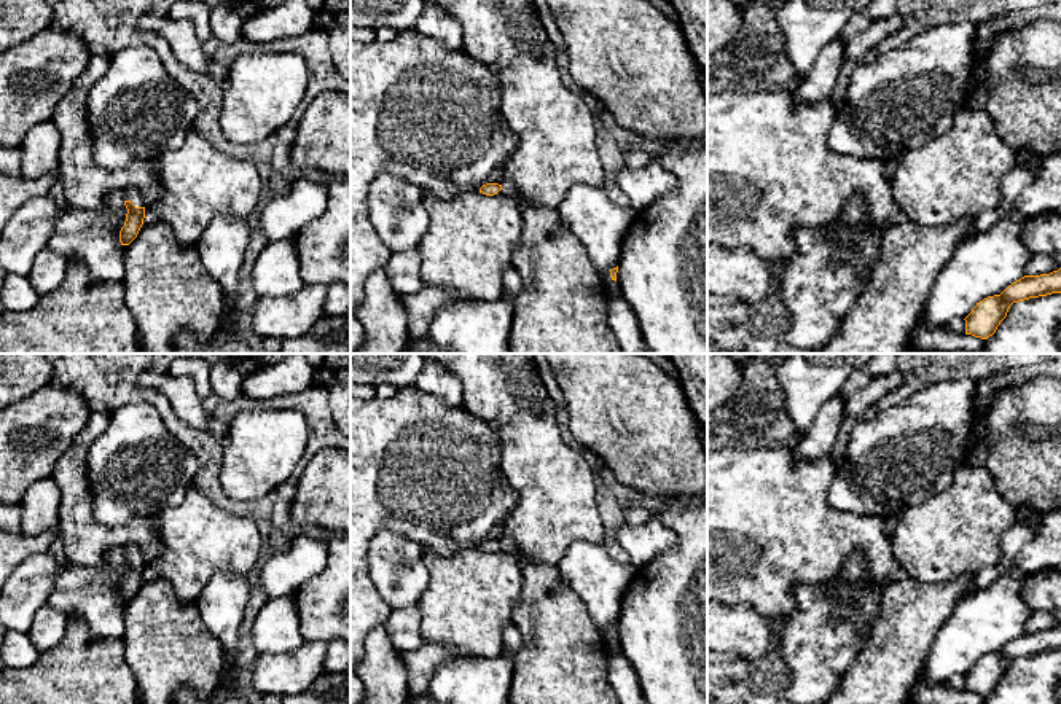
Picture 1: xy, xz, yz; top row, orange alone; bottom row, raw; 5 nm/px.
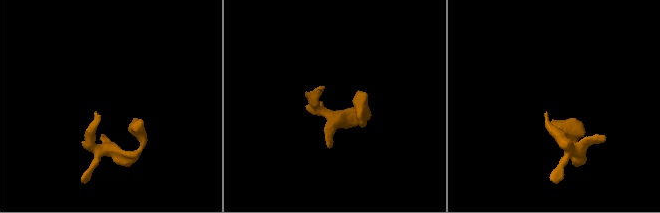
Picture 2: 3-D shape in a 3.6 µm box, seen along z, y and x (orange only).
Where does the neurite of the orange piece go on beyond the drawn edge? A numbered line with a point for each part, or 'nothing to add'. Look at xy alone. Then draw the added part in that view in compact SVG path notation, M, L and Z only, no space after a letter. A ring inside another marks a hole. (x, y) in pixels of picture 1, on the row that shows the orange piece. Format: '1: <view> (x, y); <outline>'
1: xy (134, 196); M129 190L123 194L123 201L131 201L135 207L143 207L142 196L139 190Z

